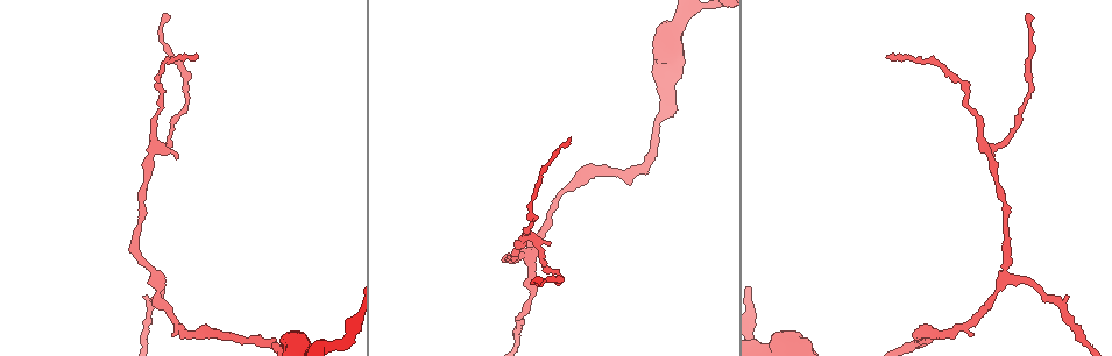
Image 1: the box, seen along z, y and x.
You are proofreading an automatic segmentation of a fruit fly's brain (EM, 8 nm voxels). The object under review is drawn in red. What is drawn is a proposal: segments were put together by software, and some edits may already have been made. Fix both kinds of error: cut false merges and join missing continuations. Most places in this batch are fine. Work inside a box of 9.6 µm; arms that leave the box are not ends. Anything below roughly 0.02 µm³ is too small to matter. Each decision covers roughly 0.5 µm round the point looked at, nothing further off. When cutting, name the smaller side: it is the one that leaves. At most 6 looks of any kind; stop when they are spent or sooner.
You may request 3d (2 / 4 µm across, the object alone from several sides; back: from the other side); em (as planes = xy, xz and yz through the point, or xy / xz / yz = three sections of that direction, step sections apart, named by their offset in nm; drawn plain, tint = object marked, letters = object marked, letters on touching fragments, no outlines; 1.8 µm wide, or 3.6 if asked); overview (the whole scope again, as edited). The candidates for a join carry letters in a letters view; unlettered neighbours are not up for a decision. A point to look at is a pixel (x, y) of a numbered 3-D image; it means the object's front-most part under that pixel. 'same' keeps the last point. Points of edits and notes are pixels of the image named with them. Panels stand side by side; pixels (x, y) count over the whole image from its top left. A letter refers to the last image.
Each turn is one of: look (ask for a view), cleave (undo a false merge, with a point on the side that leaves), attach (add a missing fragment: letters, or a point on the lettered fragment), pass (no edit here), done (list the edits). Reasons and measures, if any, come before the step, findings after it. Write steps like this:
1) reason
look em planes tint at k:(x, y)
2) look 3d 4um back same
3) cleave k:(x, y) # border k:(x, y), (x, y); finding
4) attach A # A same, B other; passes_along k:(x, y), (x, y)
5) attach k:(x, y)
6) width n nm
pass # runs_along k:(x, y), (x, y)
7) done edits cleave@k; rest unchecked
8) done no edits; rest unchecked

branch stops here
look 3d 2um at 1:(1027, 15)

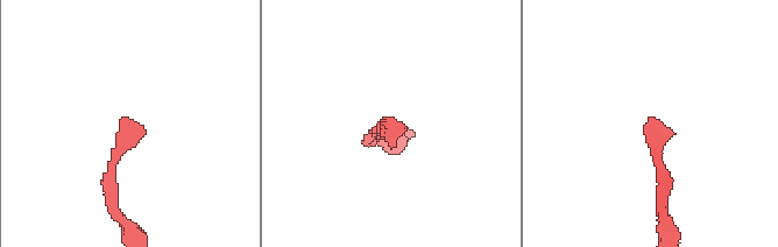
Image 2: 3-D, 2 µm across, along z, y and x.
look em planes letters at 2:(648, 117)

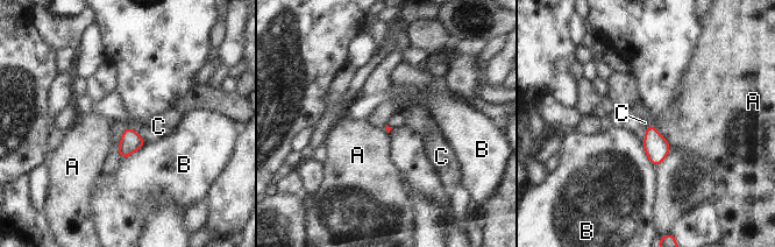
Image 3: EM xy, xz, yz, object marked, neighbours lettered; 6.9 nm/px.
pass # A other, B other, C other; border 3:(126, 125), (147, 142); no lettered fragment goes on from it

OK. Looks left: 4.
look 3d 2um back at 1:(886, 58)

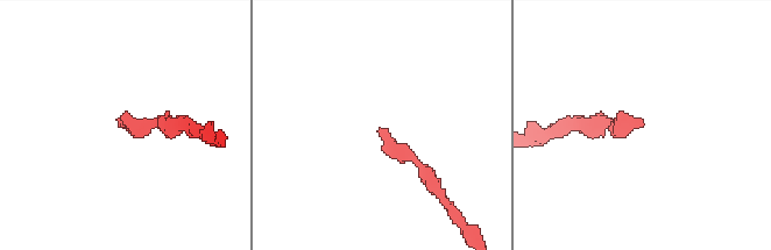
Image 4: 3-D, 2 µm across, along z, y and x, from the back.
shape alone is not enough
look em planes letters at 4:(640, 121)

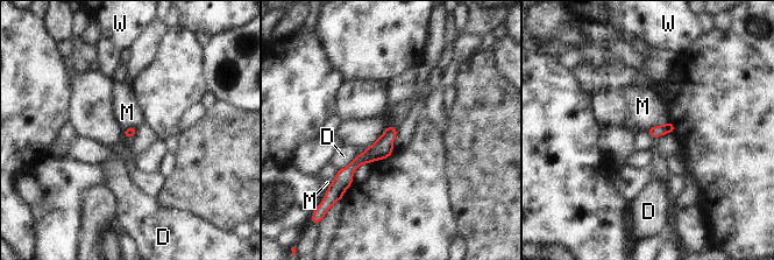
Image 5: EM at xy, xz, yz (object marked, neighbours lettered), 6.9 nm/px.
width 70 nm
pass # D other, M other, W other; runs_along 5:(393, 130), (371, 154), (339, 176); no lettered fragment goes on from it

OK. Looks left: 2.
done no edits; rest unchecked

